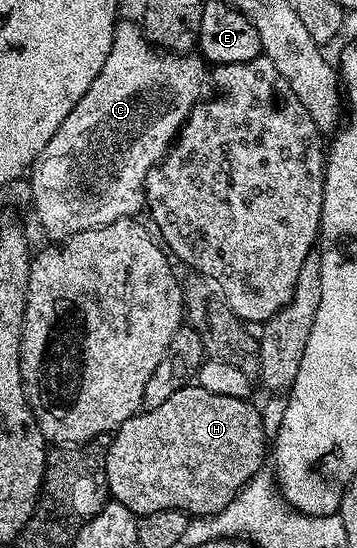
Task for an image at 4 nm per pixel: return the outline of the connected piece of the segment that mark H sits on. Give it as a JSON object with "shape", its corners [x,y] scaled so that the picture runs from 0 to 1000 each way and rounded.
{"shape":[[[535,703],[504,710],[493,717],[482,717],[482,724],[471,724],[471,732],[457,732],[448,739],[437,739],[437,746],[401,746],[387,755],[373,757],[359,768],[347,768],[317,788],[314,799],[305,803],[297,818],[297,876],[308,887],[308,901],[317,916],[347,922],[381,943],[389,940],[412,940],[415,936],[448,936],[459,929],[493,929],[496,932],[518,932],[535,943],[563,943],[569,940],[602,940],[616,936],[616,929],[627,929],[627,922],[639,922],[639,914],[650,914],[667,905],[678,891],[737,858],[742,841],[751,838],[751,796],[739,786],[739,776],[731,772],[731,754],[720,741],[709,743],[700,728],[664,728],[661,724],[616,724],[616,717],[583,717],[583,710],[552,703]]]}

